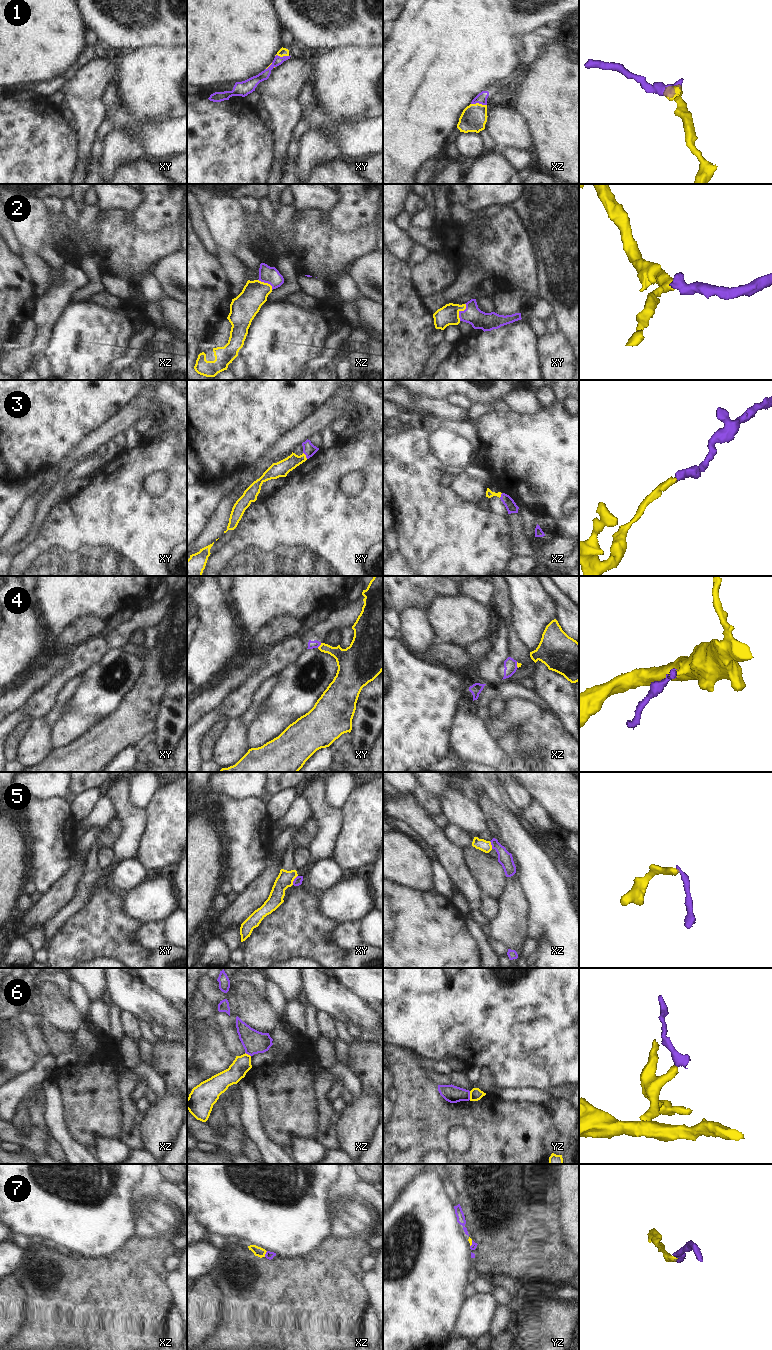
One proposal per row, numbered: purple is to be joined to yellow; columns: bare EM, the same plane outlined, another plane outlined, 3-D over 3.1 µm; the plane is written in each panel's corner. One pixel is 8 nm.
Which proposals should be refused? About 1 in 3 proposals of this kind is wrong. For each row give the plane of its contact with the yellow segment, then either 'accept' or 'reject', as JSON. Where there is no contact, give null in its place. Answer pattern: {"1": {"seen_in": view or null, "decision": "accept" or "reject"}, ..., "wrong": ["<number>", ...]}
{"1": {"seen_in": "xz", "decision": "accept"}, "2": {"seen_in": "xy", "decision": "accept"}, "3": {"seen_in": "xy", "decision": "accept"}, "4": {"seen_in": "xy", "decision": "reject"}, "5": {"seen_in": "xy", "decision": "reject"}, "6": {"seen_in": "yz", "decision": "reject"}, "7": {"seen_in": "xz", "decision": "accept"}, "wrong": ["4", "5", "6"]}

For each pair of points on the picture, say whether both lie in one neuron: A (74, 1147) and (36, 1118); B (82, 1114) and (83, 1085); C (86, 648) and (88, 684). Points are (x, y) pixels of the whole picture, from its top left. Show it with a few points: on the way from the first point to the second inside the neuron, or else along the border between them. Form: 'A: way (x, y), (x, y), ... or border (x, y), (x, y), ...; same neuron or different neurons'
A: border (43, 1106), (46, 1127), (51, 1136), (60, 1145); different neurons
B: way (83, 1107), (83, 1092); same neuron
C: border (104, 653), (96, 662), (81, 673); different neurons

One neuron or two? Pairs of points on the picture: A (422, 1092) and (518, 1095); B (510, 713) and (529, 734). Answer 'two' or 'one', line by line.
A: two
B: one

